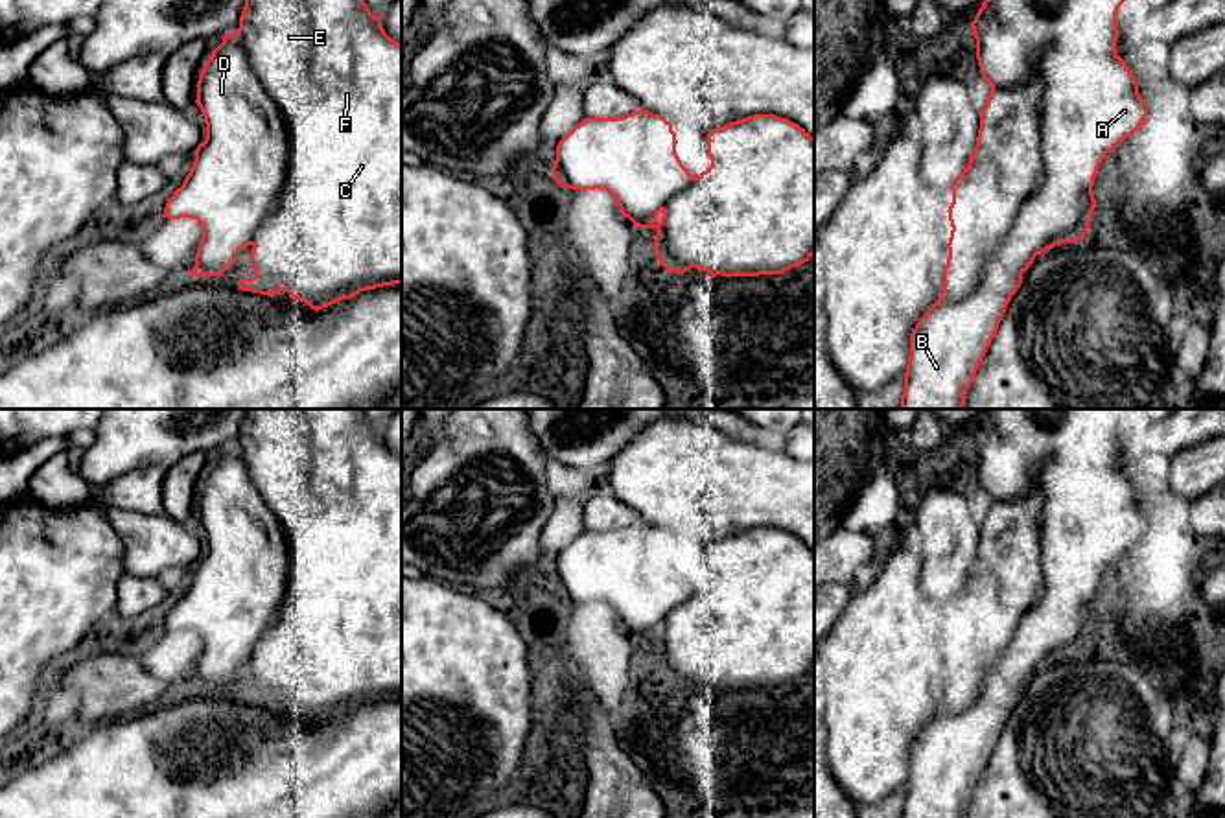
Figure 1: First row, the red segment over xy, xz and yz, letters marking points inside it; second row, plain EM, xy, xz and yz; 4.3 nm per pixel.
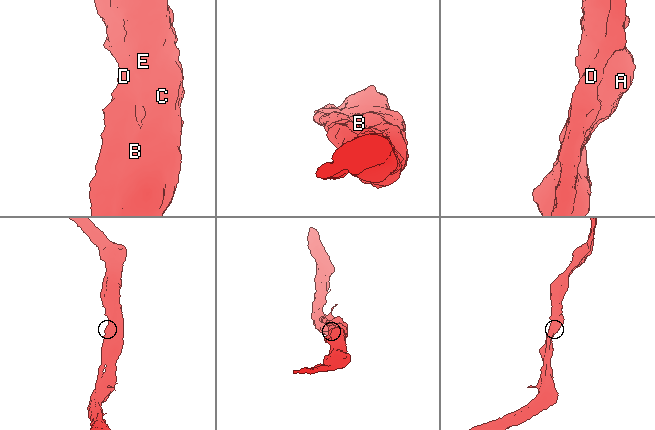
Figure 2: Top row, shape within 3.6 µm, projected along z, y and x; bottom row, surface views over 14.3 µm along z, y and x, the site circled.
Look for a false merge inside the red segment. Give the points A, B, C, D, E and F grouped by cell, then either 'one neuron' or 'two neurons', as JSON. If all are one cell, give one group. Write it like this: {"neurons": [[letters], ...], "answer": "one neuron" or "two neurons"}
{"neurons": [["A", "B", "C", "D", "E", "F"]], "answer": "one neuron"}

